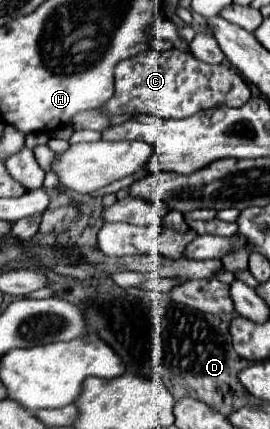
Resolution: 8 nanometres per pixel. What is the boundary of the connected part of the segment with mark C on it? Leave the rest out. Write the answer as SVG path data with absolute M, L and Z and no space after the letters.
M149 49L121 61L115 67L115 95L103 107L79 113L71 127L101 131L109 125L109 117L123 113L151 113L163 119L185 119L209 107L239 107L249 97L251 89L247 81L243 81L243 77L239 77L239 73L229 65L207 65L191 57L191 53L183 53L179 49L163 53Z

